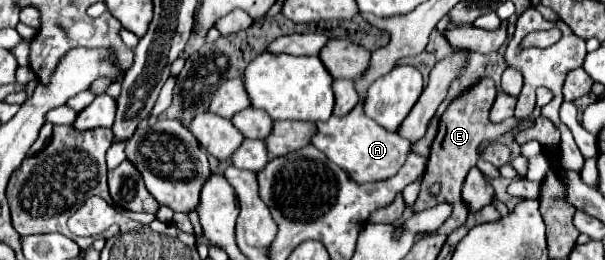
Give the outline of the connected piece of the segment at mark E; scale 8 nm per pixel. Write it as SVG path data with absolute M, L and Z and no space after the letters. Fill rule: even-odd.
M483 78L479 84L475 84L469 92L465 92L463 96L459 96L455 102L449 104L449 108L445 110L445 114L441 116L439 120L439 134L435 136L433 140L433 146L431 146L431 156L429 156L429 162L427 162L427 172L425 172L425 182L431 182L435 180L435 184L441 186L441 192L439 196L431 196L429 194L429 188L427 184L421 186L421 192L419 192L419 198L415 202L415 212L421 212L425 208L431 208L435 204L441 204L441 202L449 202L453 204L453 214L443 222L443 226L437 230L439 234L451 234L455 228L459 228L465 220L467 220L467 210L463 208L463 200L461 200L461 186L465 182L465 176L467 172L475 166L475 162L479 158L487 158L487 160L493 160L497 162L497 168L501 168L503 164L507 164L507 160L503 160L503 152L487 152L481 150L483 144L487 142L493 142L497 140L499 136L505 136L507 132L515 130L519 126L519 118L509 118L507 122L499 122L499 124L493 124L489 122L489 108L491 108L491 102L495 100L495 84L487 78Z

